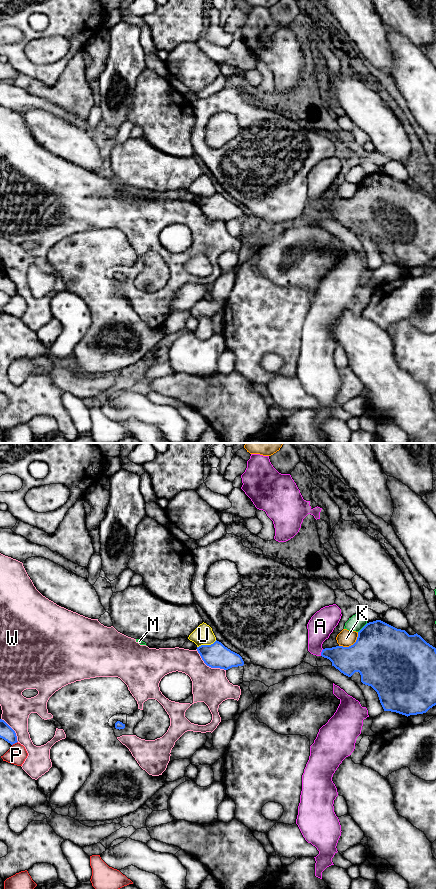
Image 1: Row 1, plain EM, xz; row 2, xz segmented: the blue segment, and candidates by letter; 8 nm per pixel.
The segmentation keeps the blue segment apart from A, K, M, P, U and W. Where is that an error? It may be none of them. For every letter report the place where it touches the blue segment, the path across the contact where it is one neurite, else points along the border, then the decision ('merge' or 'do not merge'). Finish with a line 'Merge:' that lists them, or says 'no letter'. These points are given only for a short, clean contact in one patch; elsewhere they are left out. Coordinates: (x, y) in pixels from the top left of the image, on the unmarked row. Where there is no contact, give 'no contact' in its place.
A: contact xz (321, 204); do not merge
K: contact xz (351, 197); do not merge
M: contact xz (362, 180); do not merge
P: contact xz (14, 295); do not merge
U: contact xz (206, 197); do not merge
W: contact xz (208, 217); do not merge
Merge: no letter

